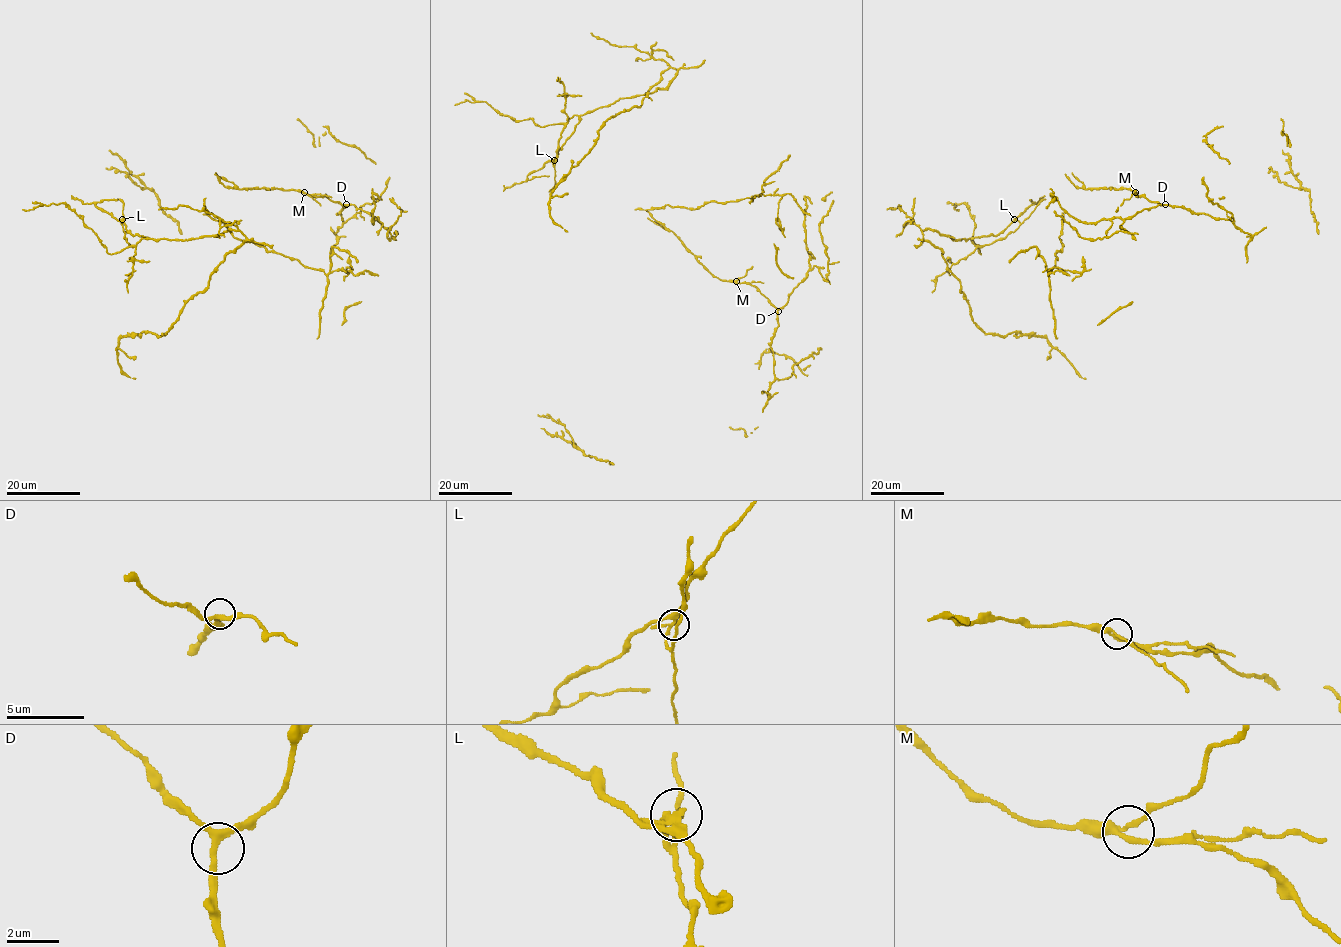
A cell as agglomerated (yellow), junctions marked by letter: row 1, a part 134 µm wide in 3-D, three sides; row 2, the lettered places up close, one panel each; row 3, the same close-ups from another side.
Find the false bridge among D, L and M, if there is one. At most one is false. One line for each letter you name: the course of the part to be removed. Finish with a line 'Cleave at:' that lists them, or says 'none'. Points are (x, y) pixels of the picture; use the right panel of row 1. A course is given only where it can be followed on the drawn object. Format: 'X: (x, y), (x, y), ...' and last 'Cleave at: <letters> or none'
L: (1014, 219), (1020, 223), (1017, 229), (960, 259), (936, 278), (931, 292)
Cleave at: L

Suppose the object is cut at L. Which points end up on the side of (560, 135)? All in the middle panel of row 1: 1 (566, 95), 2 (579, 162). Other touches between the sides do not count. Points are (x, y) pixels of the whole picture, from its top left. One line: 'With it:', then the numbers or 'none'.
With it: 1

